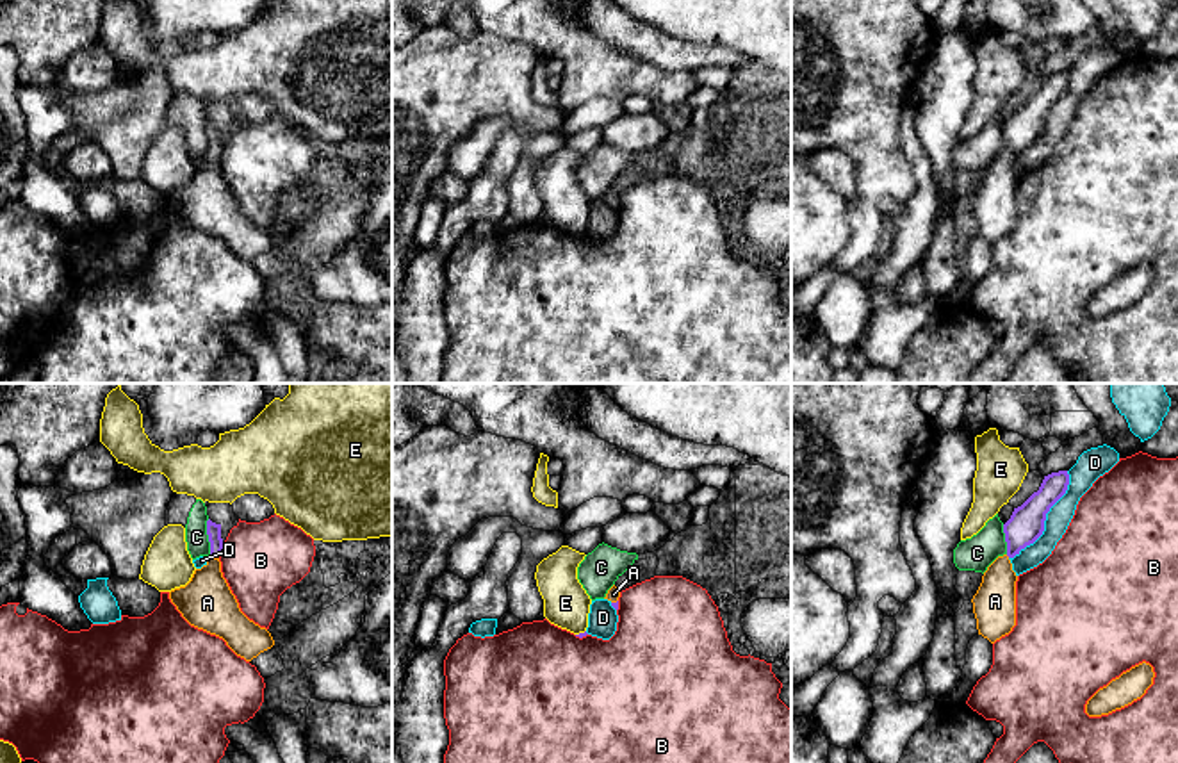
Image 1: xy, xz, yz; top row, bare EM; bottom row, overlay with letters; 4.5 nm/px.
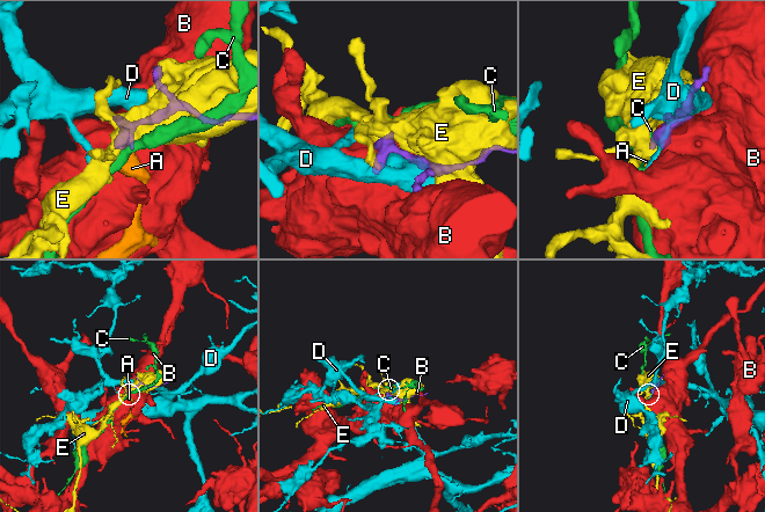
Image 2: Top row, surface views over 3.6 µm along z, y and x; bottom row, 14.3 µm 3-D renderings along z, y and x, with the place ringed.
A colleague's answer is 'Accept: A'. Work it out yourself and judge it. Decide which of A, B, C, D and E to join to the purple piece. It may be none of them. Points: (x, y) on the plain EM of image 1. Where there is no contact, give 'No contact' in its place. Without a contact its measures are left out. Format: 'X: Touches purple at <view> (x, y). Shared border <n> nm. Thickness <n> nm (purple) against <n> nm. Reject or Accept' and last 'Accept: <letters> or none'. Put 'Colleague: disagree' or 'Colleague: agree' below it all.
A: Touches purple at xy (214, 157). Shared border 40 nm. Thickness 60 nm (purple) against 240 nm. Accept
B: Touches purple at xy (221, 150). Shared border 80 nm. Thickness 60 nm (purple) against 360 nm. Reject
C: Touches purple at xy (209, 138). Shared border 170 nm. Thickness 60 nm (purple) against 100 nm. Reject
D: Touches purple at yz (1045, 120). Shared border 480 nm. Thickness 160 nm (purple) against 110 nm. Reject
E: Touches purple at xz (580, 234). Shared border 50 nm. Thickness 20 nm (purple) against 200 nm. Reject
Accept: A
Colleague: agree

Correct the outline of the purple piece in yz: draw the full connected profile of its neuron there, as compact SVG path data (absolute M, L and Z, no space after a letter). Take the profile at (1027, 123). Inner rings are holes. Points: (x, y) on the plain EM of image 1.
M1068 71L1051 73L1044 77L1037 93L1014 109L1010 119L1003 125L1009 159L1019 155L1043 135L1046 114L1066 94L1068 86Z

